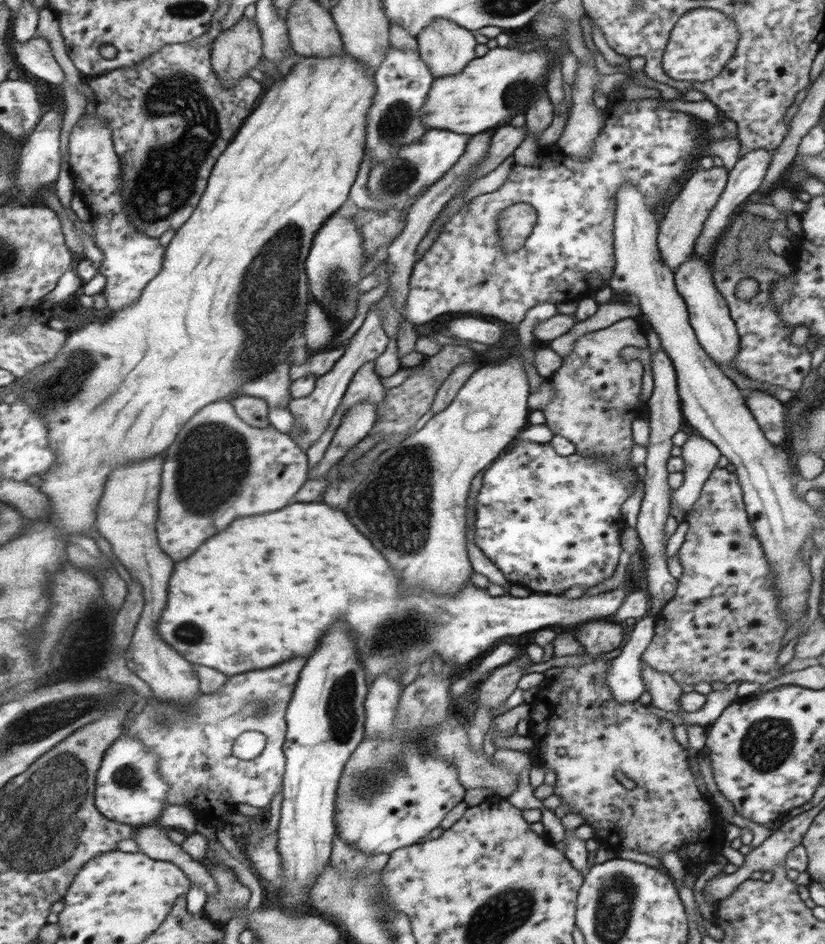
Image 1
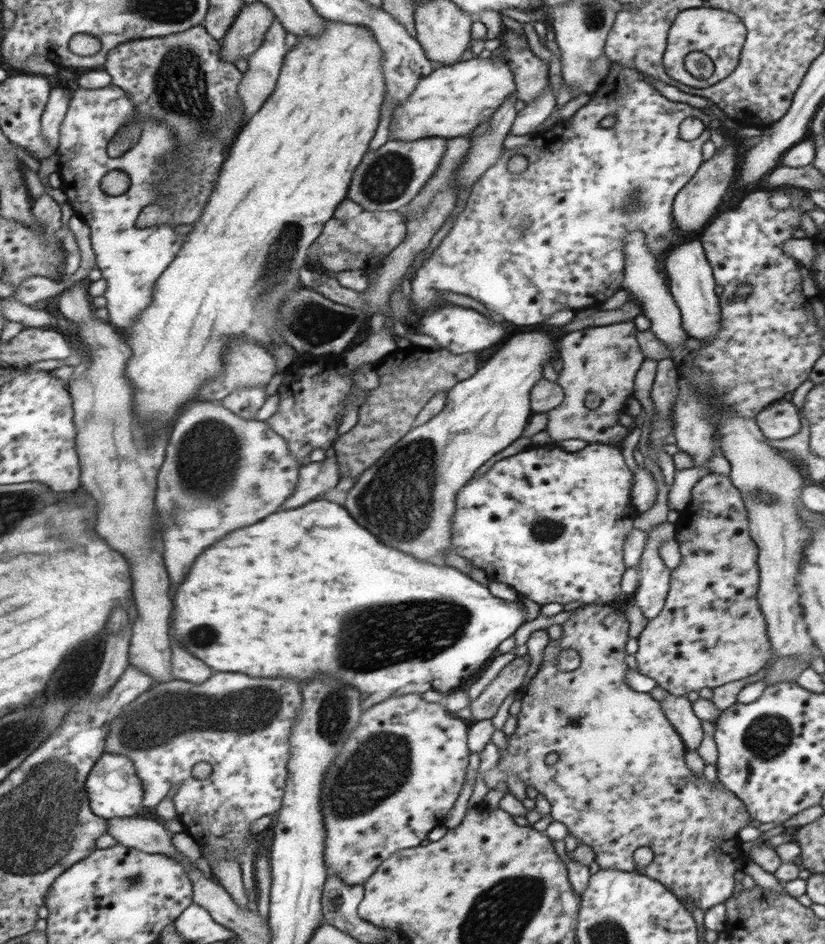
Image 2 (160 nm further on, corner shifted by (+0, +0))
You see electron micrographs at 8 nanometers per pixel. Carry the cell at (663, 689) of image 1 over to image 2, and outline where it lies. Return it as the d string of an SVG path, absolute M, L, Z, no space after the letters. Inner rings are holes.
M671 694L661 704L668 720L679 729L679 735L687 741L689 750L697 751L703 741L701 720L694 714L693 704L687 696L676 696Z

